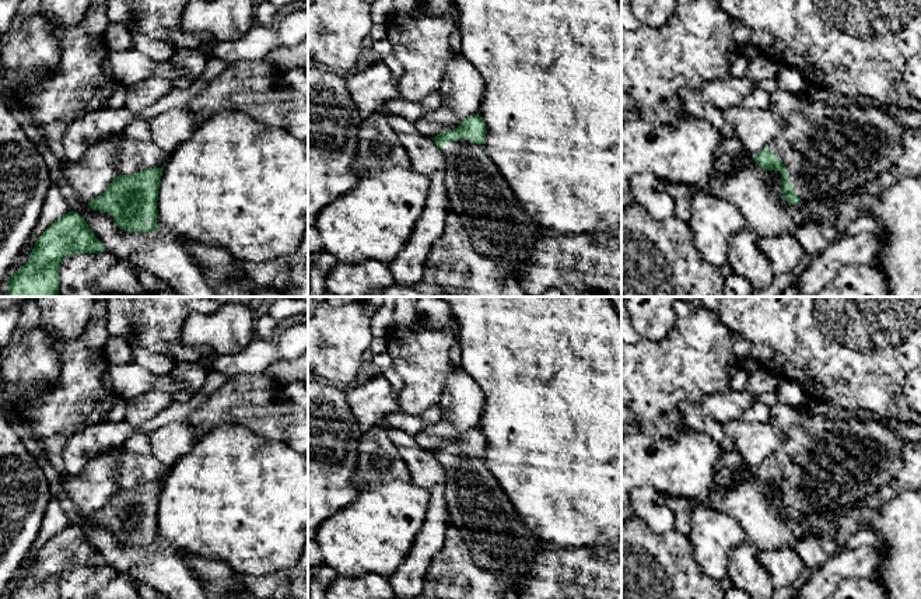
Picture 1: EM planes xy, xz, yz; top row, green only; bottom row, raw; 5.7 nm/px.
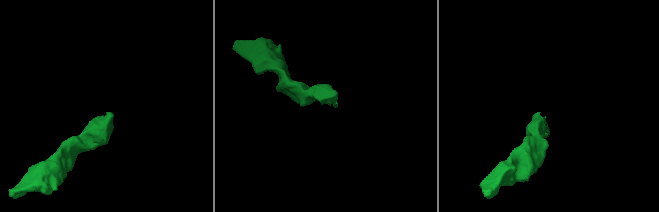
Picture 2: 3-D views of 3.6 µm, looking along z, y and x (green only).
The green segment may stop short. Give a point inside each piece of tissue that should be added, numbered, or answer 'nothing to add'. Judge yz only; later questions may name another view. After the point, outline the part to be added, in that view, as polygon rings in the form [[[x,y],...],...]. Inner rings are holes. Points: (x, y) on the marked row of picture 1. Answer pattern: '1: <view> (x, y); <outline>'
1: yz (829, 149); [[[777,88],[770,95],[768,108],[780,120],[781,129],[767,148],[788,168],[788,182],[801,202],[851,193],[878,179],[901,157],[906,127],[878,106],[826,104],[813,99],[809,90],[803,94],[792,94]]]

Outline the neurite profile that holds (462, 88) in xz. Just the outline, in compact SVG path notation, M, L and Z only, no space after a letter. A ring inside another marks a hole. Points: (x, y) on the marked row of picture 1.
M454 48L454 57L438 88L441 105L414 122L417 130L433 139L456 129L467 116L479 113L484 91L480 73L459 48Z

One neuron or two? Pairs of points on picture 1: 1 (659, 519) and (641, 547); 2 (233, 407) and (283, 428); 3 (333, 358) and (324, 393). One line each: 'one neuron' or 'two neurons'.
1: two neurons
2: one neuron
3: two neurons

